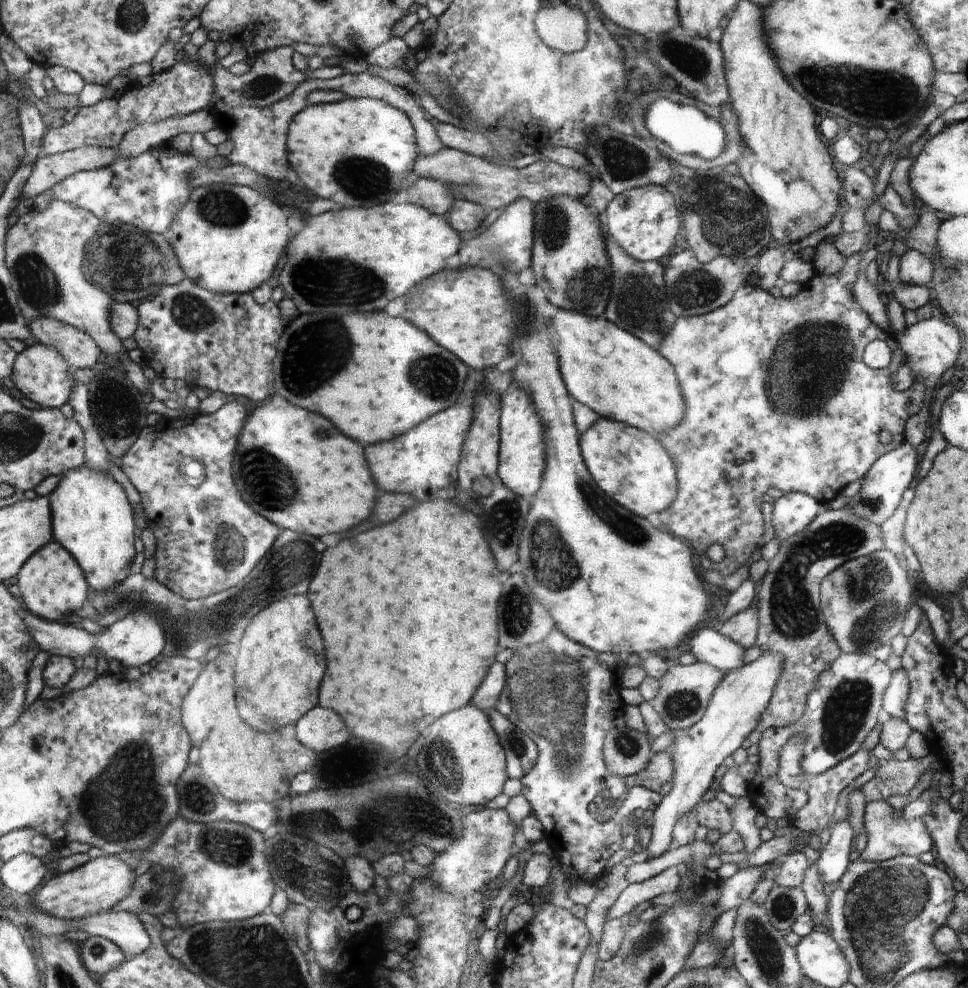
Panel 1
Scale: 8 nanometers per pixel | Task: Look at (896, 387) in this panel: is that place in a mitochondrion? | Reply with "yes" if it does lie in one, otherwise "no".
no

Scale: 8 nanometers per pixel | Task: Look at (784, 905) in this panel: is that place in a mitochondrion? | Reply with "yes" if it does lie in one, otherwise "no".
yes

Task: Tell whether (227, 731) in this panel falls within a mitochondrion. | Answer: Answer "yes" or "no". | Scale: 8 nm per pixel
no

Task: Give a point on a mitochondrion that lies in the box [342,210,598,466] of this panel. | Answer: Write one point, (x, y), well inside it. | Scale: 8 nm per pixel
(434, 377)

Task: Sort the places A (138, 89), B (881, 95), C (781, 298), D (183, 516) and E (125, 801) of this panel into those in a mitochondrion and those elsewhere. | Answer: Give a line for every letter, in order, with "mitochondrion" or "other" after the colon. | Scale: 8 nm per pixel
A: other
B: mitochondrion
C: other
D: other
E: mitochondrion

